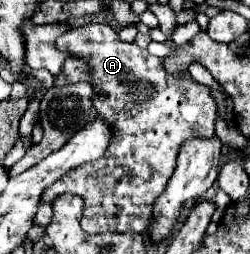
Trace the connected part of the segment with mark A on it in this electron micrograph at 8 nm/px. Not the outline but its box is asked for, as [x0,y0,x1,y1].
[43,23,217,235]

